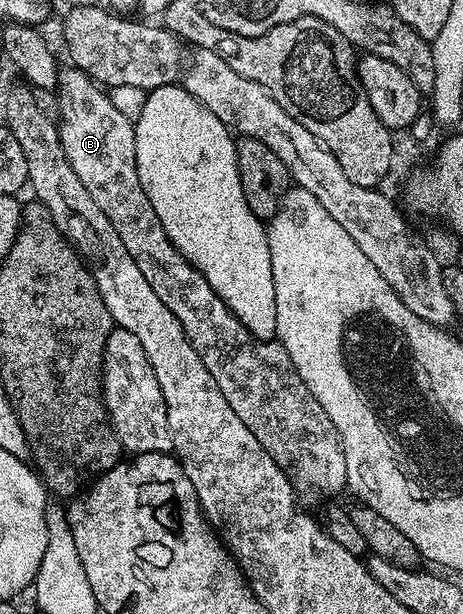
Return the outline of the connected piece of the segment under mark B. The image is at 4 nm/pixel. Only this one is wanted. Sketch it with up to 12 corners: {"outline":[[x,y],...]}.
{"outline":[[61,67],[60,141],[230,410],[293,485],[336,496],[338,430],[162,230],[133,121]]}

